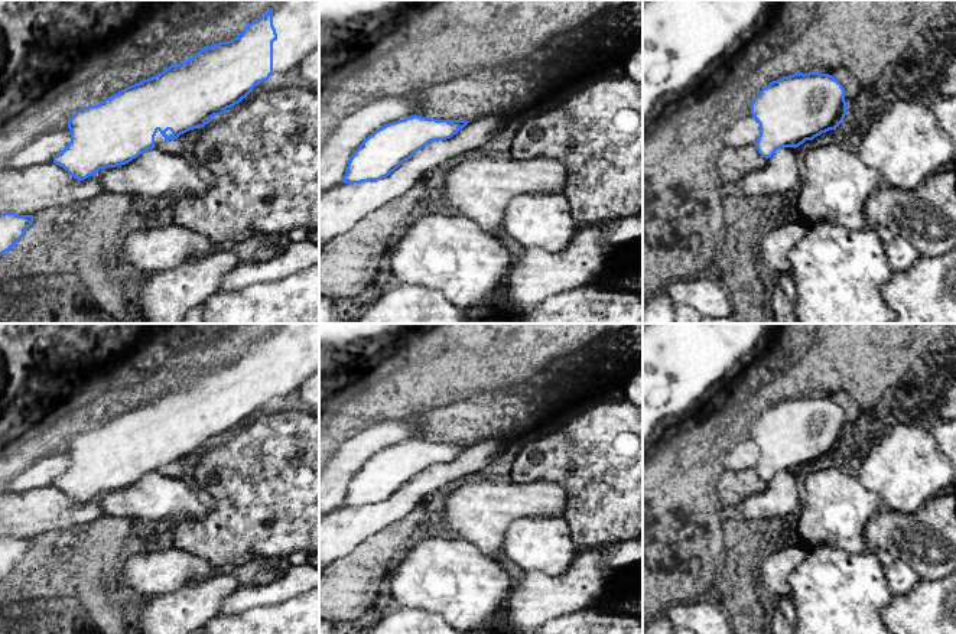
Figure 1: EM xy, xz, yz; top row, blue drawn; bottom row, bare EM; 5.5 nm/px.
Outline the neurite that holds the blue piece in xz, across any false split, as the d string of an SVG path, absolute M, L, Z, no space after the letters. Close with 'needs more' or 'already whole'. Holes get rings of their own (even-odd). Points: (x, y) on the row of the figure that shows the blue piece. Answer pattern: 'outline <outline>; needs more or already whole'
outline M412 116L388 123L370 134L352 153L344 183L380 181L432 142L446 140L464 129L466 120L436 120Z; already whole

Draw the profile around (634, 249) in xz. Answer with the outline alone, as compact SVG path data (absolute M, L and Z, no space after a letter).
M643 238L618 246L609 256L609 266L621 276L643 272Z

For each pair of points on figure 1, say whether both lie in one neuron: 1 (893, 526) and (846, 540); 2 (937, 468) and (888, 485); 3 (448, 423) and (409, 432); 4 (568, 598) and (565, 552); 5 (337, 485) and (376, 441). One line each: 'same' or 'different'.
1: different
2: same
3: different
4: different
5: same

